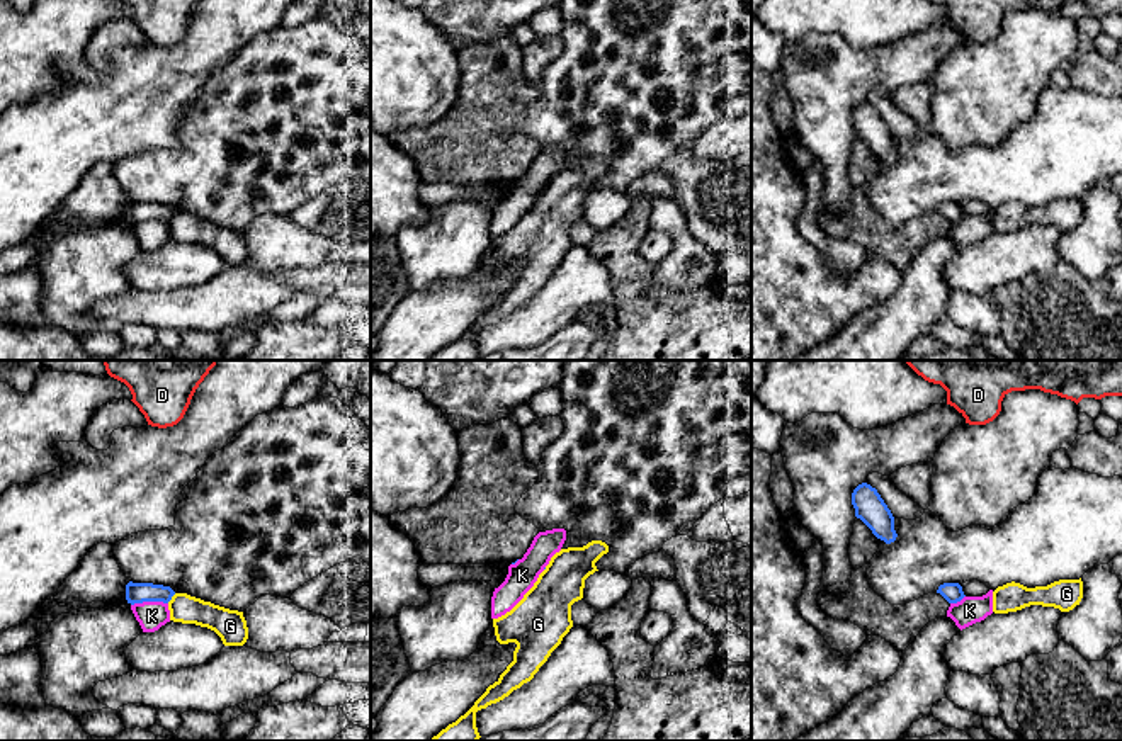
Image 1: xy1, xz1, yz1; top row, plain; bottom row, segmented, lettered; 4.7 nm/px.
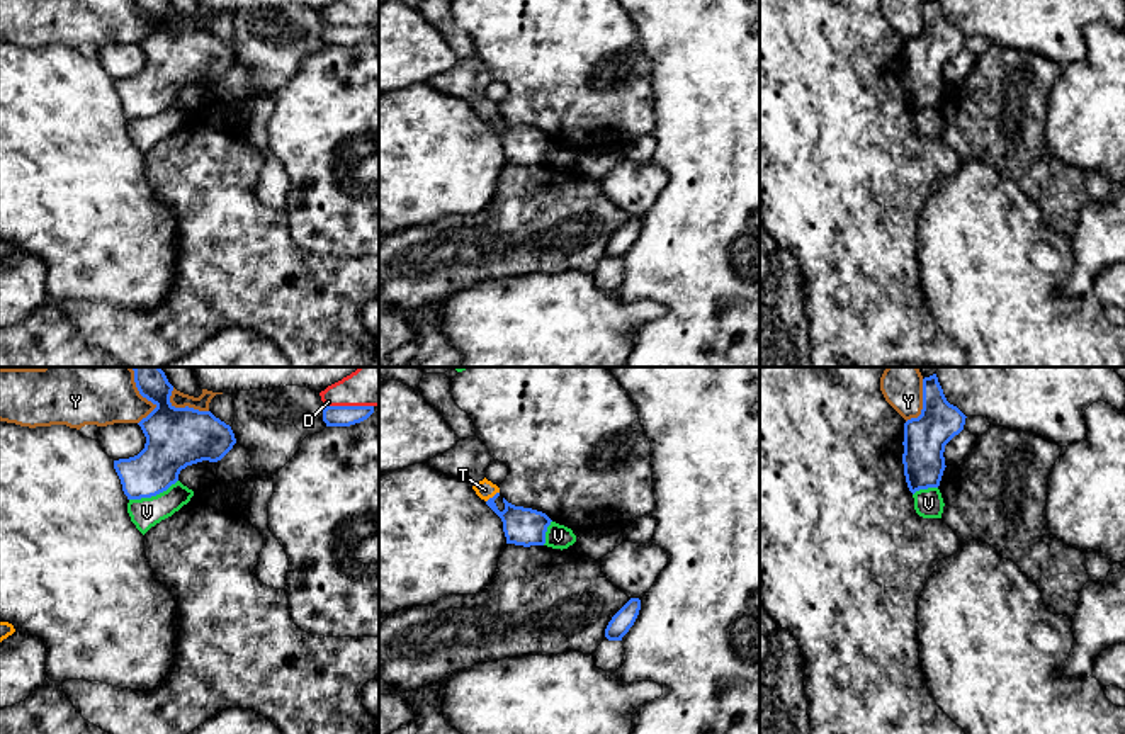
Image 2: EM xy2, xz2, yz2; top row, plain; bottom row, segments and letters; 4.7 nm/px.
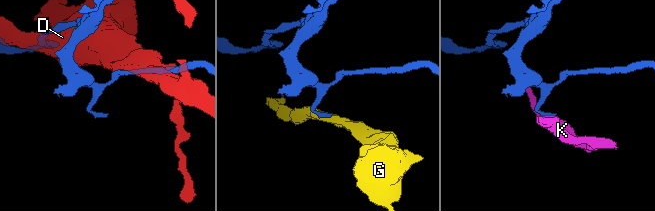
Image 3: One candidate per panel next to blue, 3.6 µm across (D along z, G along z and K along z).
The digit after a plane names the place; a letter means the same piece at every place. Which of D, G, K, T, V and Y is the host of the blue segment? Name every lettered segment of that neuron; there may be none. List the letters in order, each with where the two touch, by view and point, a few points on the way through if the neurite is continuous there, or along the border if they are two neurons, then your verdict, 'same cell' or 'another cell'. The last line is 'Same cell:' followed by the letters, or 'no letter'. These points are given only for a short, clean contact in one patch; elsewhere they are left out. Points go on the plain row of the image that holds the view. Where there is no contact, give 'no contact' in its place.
D: meets blue in xy2 at (350, 26); another cell
G: meets blue in xy1 at (170, 218); border along xy1 (175, 213), (167, 221); another cell
K: meets blue in xy1 at (148, 220); border along xy1 (167, 221), (135, 221), (131, 225); another cell
T: meets blue in xz2 at (493, 116); runs through xz2 (525, 146), (502, 135), (493, 116), (485, 109); same cell
V: meets blue in xy2 at (153, 114); border along xy2 (177, 99), (155, 114), (130, 119); another cell
Y: meets blue in xy2 at (182, 28); another cell
Same cell: T

